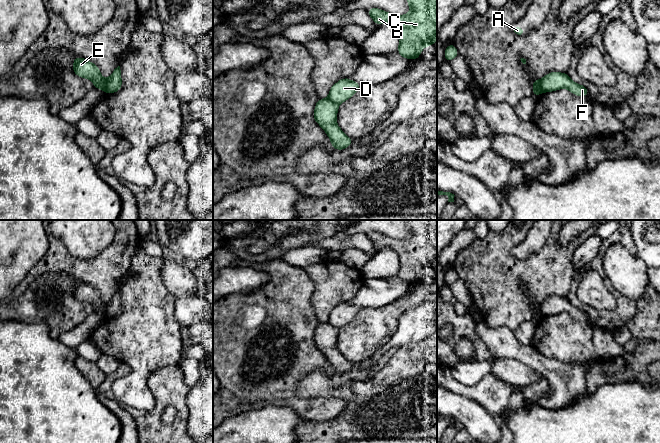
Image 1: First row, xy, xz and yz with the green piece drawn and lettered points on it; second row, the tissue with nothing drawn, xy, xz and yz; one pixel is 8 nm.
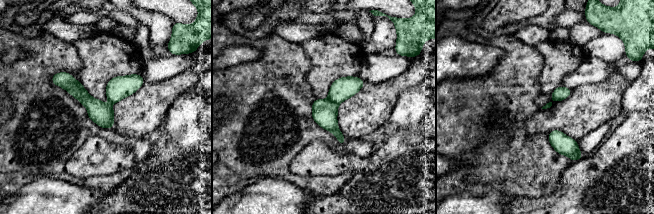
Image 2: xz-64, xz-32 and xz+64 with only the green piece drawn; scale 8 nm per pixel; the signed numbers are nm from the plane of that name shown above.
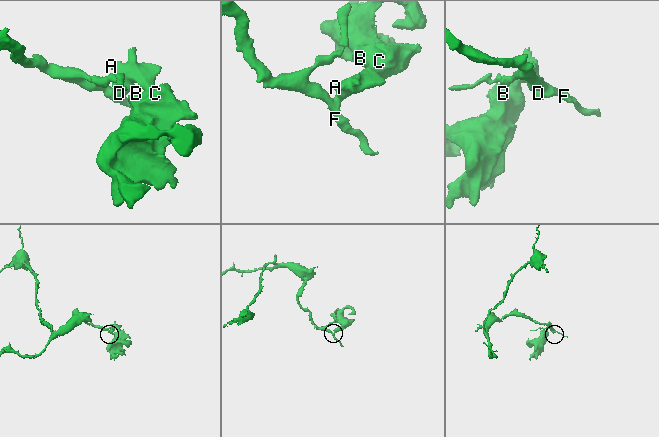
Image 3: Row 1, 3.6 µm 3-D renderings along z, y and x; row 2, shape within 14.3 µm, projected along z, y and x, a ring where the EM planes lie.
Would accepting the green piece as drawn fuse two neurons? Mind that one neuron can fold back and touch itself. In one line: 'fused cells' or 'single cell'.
fused cells

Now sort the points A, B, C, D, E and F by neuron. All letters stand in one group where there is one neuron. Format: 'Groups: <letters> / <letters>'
Groups: A B C D / E F

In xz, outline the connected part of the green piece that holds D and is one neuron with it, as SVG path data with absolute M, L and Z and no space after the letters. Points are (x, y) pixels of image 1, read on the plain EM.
M348 301L339 304L329 315L328 324L340 328L351 322L362 308L351 305Z

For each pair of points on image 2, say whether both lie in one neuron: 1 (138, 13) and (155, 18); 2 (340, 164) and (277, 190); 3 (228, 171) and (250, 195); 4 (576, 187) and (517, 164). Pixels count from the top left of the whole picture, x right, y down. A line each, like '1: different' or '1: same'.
1: same
2: different
3: different
4: different

